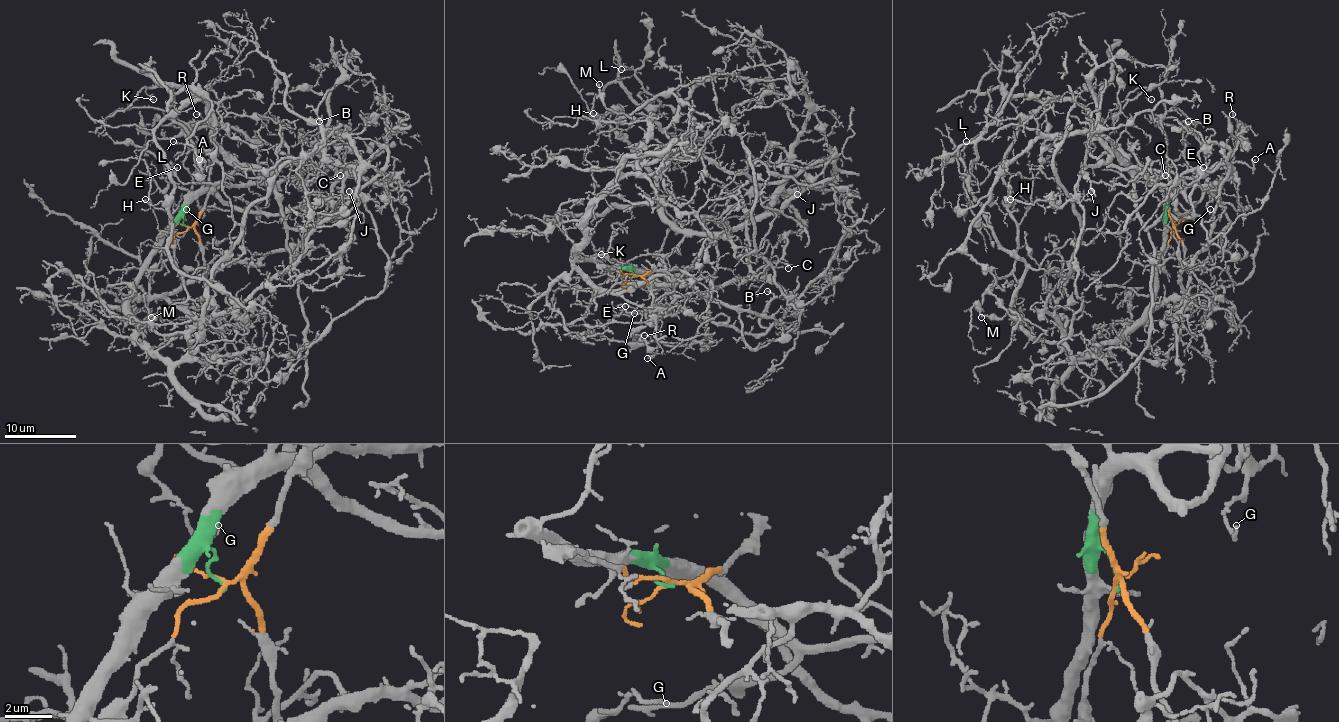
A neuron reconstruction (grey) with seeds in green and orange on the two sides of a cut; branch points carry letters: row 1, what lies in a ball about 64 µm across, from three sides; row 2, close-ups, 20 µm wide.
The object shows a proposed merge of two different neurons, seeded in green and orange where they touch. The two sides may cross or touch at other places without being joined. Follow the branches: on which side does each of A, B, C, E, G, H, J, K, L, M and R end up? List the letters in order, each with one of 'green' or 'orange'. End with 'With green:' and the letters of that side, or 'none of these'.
A: green
B: green
C: green
E: green
G: green
H: orange
J: orange
K: green
L: orange
M: orange
R: orange
With green: A, B, C, E, G, K

